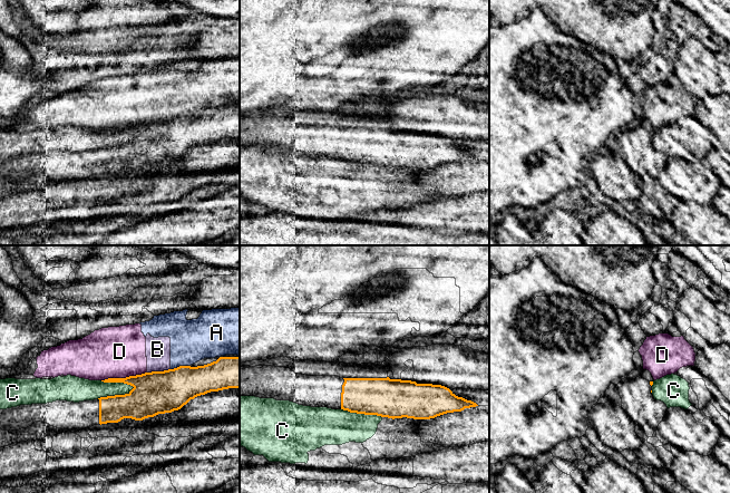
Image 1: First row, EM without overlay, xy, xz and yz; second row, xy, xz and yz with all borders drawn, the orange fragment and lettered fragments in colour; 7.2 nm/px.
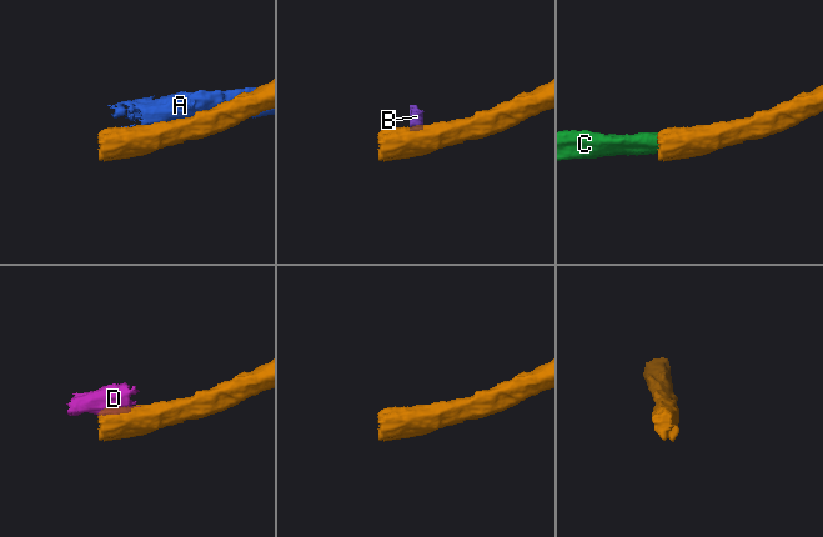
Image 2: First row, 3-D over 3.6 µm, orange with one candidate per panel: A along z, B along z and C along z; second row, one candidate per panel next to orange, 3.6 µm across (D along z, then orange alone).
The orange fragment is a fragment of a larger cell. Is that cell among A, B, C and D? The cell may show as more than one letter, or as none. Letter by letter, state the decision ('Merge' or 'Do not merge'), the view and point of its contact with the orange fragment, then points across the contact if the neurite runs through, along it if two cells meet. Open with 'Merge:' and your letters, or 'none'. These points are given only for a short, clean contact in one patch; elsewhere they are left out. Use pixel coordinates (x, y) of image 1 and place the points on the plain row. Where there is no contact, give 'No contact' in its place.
Merge: none
A: Do not merge. Touches orange at xy (179, 116)
B: Do not merge. Touches orange at xy (157, 122). Boundary: xy (168, 118), (147, 123)
C: Do not merge. Touches orange at xy (115, 145). Boundary: xy (134, 137), (124, 144), (97, 148)
D: Do not merge. Touches orange at xy (124, 128)

